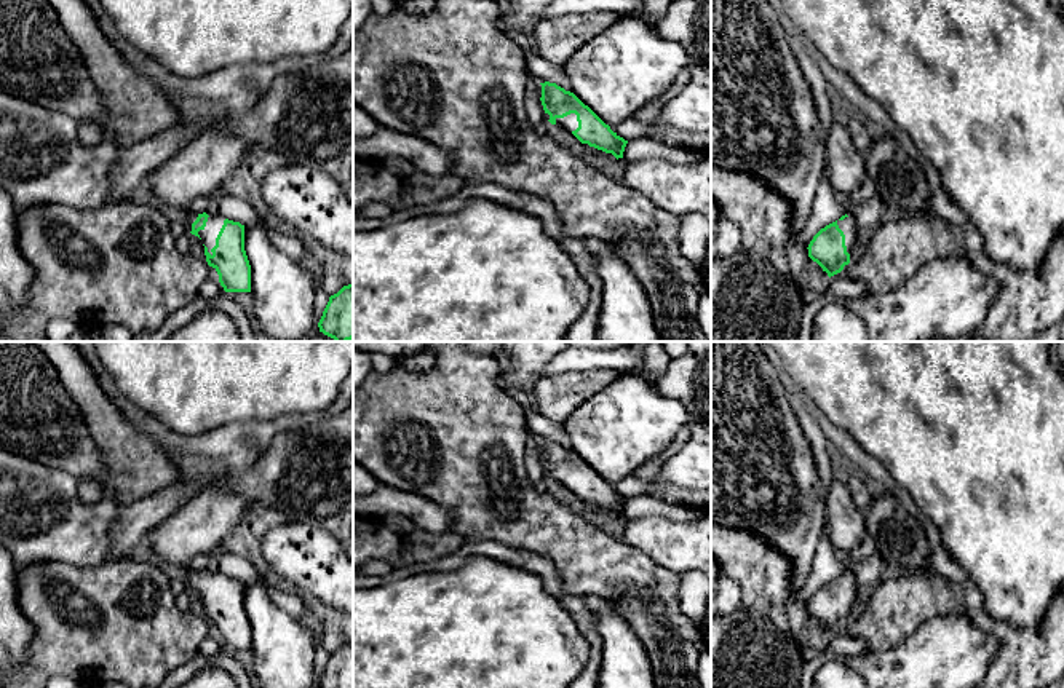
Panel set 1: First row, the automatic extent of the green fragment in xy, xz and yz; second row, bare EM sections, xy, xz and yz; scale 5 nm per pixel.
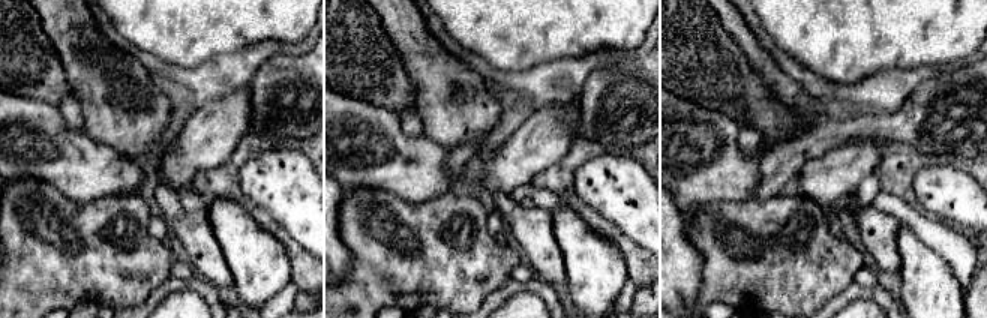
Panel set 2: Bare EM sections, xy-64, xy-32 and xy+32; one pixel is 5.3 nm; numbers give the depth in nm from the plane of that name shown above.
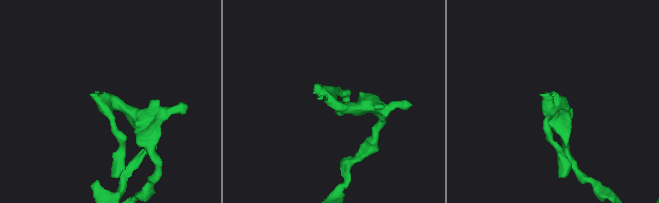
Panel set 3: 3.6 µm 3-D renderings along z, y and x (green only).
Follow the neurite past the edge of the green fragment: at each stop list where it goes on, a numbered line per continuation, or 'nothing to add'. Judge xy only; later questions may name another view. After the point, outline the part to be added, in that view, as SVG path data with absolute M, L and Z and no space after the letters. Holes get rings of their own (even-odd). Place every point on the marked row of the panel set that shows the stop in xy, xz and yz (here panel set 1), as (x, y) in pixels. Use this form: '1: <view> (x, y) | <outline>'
1: xy (214, 222) | M209 215L206 227L198 231L203 244L208 247L208 252L212 255L211 249L216 246L216 238L224 225L224 217L222 215Z

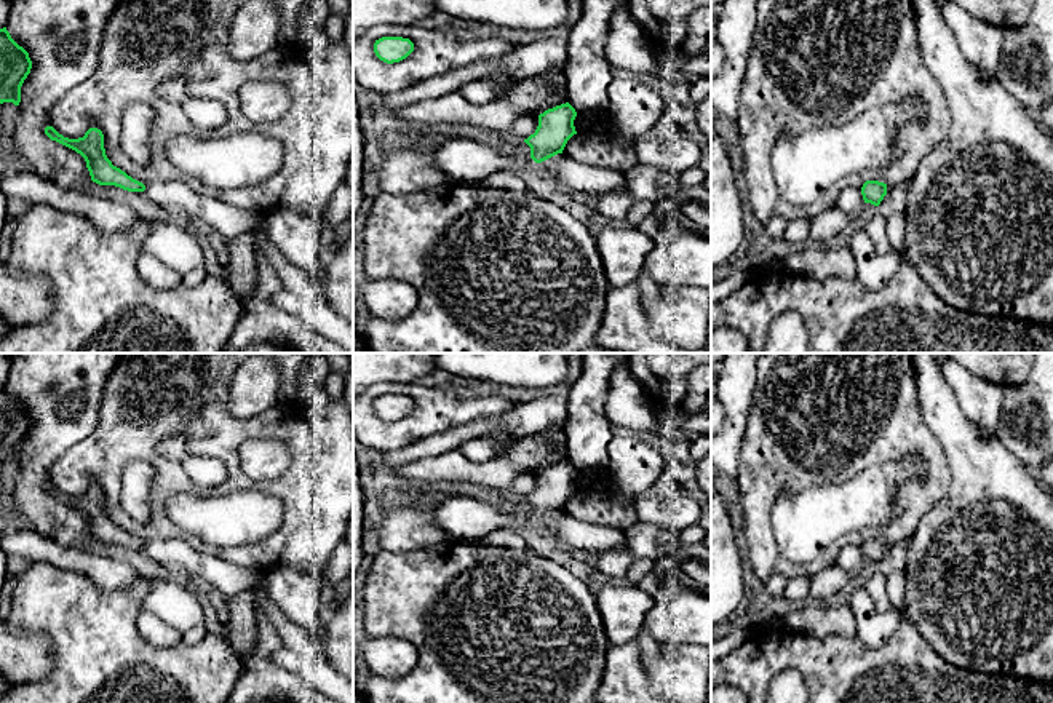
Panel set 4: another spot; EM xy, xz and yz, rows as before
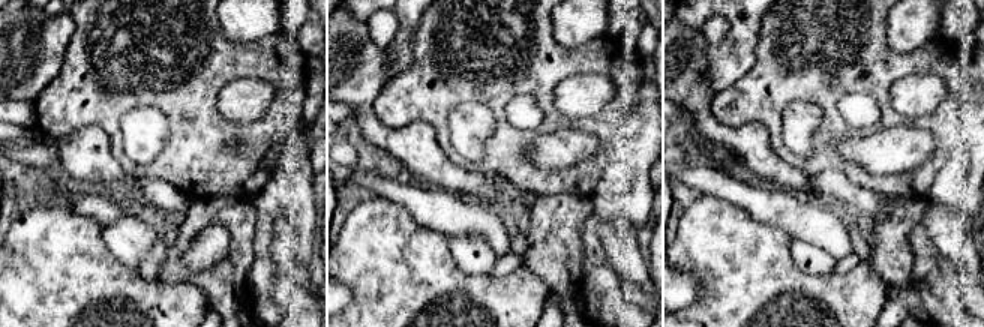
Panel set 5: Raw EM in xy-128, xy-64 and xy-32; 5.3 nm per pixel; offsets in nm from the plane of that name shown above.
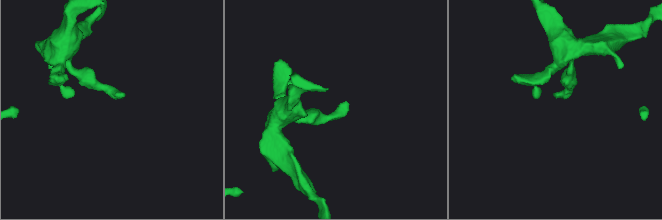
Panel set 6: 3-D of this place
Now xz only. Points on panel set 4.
nothing to add

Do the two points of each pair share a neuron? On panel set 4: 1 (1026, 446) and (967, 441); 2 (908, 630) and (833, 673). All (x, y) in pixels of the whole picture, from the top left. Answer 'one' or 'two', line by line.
1: two
2: one

